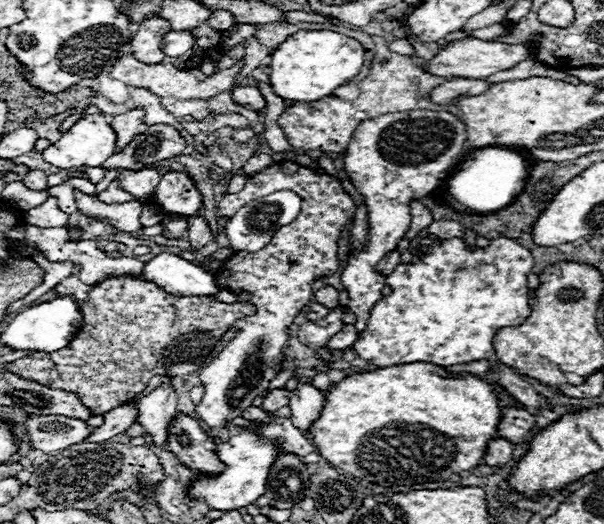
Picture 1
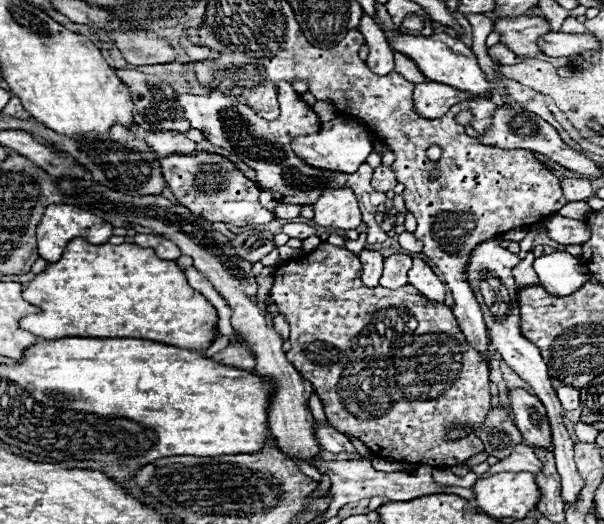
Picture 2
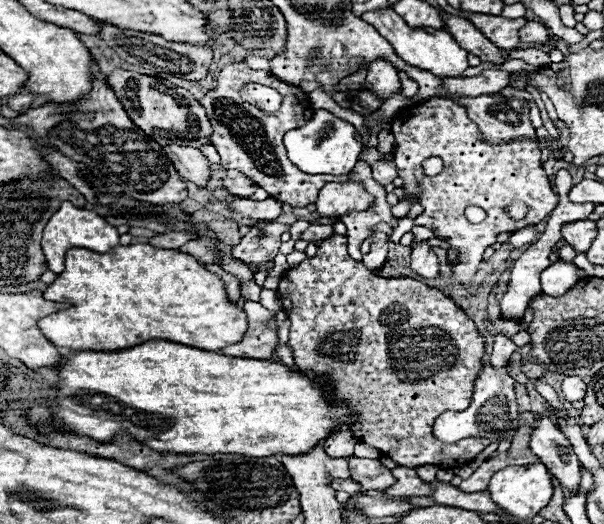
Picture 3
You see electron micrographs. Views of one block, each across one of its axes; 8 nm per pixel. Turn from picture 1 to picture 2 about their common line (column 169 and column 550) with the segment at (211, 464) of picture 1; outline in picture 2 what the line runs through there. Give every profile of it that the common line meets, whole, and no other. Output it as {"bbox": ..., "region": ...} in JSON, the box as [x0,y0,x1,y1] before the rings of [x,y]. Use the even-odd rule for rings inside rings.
{"bbox":[508,388,552,448],"region":[[[512,388],[508,392],[514,424],[520,428],[524,442],[538,448],[552,448],[550,422],[542,402],[524,388]]]}

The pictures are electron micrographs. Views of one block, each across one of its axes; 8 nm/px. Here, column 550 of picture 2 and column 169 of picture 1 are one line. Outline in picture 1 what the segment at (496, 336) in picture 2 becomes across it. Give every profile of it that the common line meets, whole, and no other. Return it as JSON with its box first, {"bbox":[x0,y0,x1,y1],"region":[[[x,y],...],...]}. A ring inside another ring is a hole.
{"bbox":[134,384,176,446],"region":[[[162,384],[154,392],[138,398],[134,402],[138,406],[138,422],[146,428],[148,434],[154,436],[156,446],[168,444],[168,428],[176,416],[176,392],[170,384]]]}

